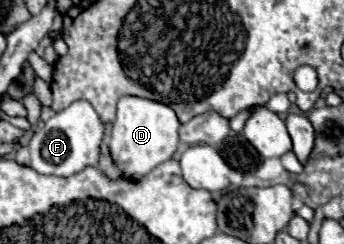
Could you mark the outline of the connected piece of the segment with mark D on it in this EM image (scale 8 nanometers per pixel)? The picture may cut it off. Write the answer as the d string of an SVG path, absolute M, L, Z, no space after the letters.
M122 97L118 101L118 115L112 123L110 137L110 157L120 169L122 177L138 181L156 165L168 161L178 147L178 127L180 121L176 113L168 109L168 105L142 97Z

